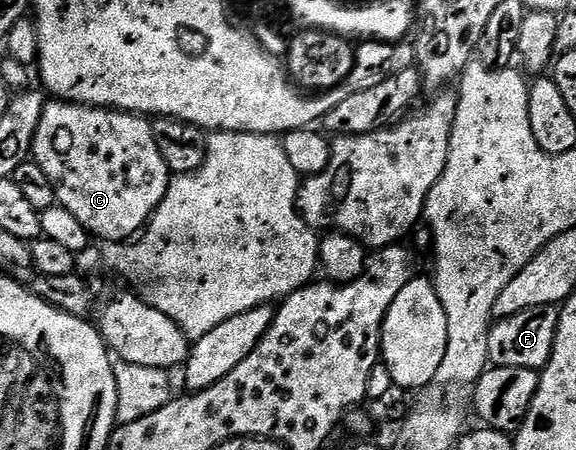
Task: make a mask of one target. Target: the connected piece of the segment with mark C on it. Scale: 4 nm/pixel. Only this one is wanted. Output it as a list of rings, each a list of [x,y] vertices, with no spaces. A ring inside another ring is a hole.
[[[47,100],[40,119],[40,127],[36,127],[32,159],[40,167],[40,171],[44,171],[44,175],[48,175],[48,180],[52,182],[52,187],[56,191],[57,204],[63,205],[68,211],[72,211],[72,215],[76,215],[76,219],[80,219],[80,223],[84,223],[84,227],[90,232],[91,238],[103,237],[101,240],[106,243],[125,241],[141,234],[142,230],[146,228],[147,221],[156,211],[156,207],[160,207],[172,180],[169,165],[164,163],[164,158],[160,155],[159,148],[156,147],[151,122],[145,116],[137,113],[124,113],[120,109],[98,109],[95,105],[77,105],[74,101]]]

